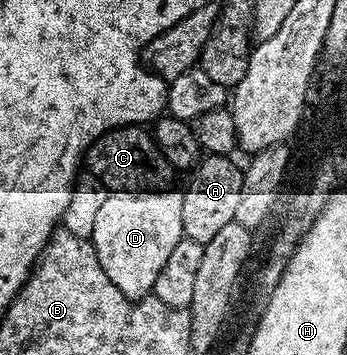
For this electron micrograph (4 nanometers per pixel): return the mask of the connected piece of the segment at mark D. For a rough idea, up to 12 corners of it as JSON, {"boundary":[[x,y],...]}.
{"boundary":[[113,190],[95,218],[103,274],[152,293],[183,230],[181,192]]}

